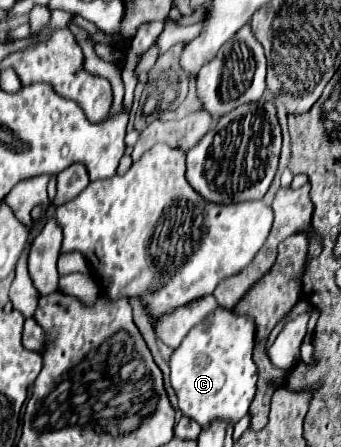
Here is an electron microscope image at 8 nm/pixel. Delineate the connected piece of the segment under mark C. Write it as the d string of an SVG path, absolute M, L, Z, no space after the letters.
M215 308L201 324L191 328L179 348L171 354L171 386L179 400L183 416L207 426L215 418L229 422L241 420L249 412L255 396L257 366L251 358L255 340L255 322L249 316L239 316L229 308Z

